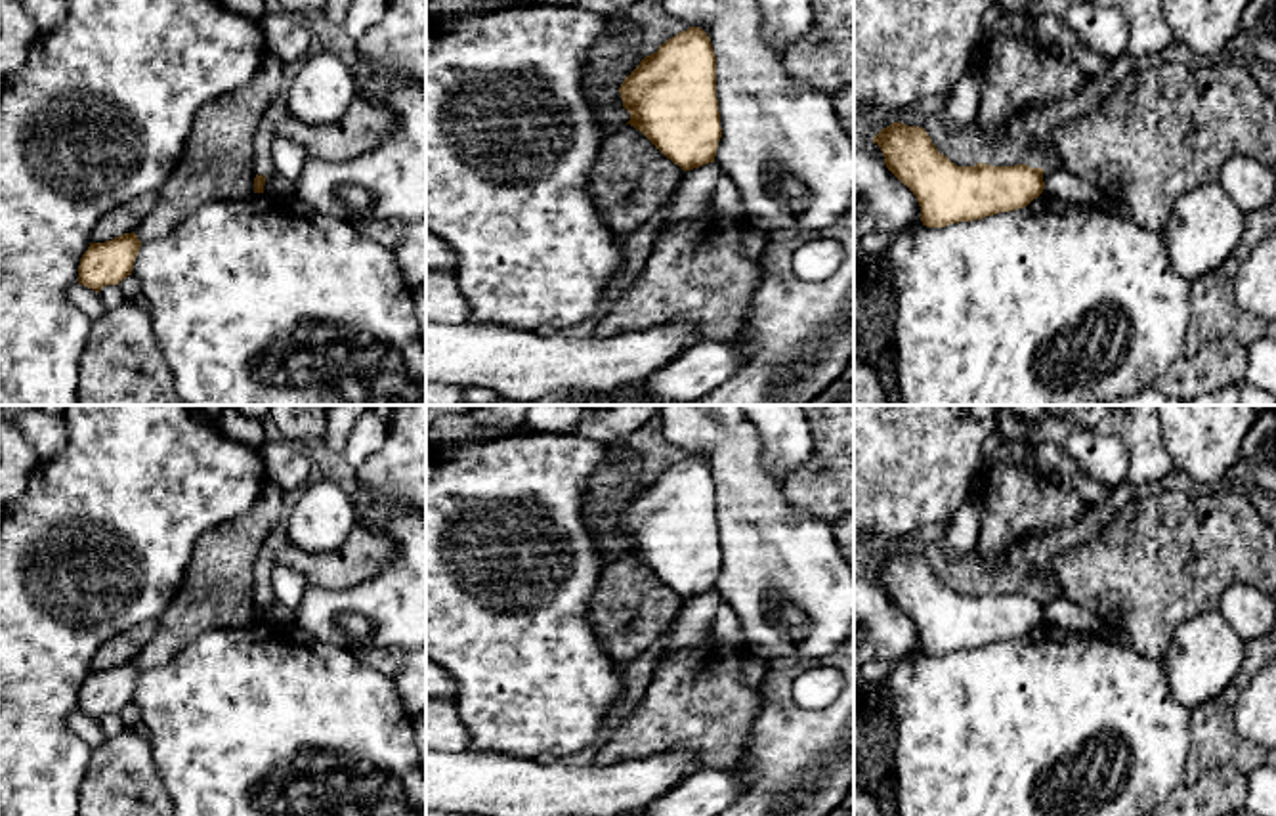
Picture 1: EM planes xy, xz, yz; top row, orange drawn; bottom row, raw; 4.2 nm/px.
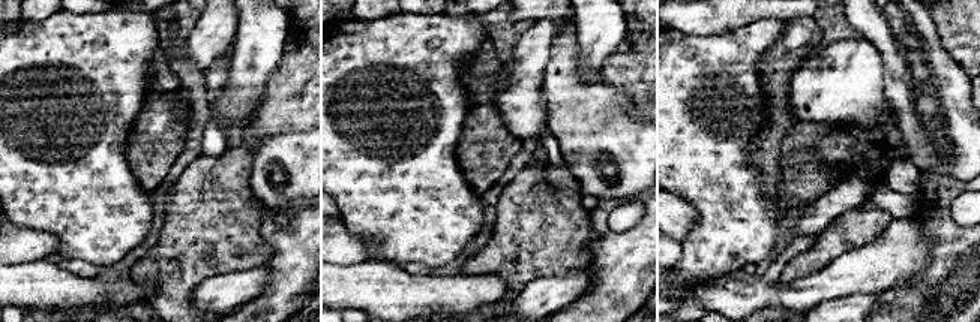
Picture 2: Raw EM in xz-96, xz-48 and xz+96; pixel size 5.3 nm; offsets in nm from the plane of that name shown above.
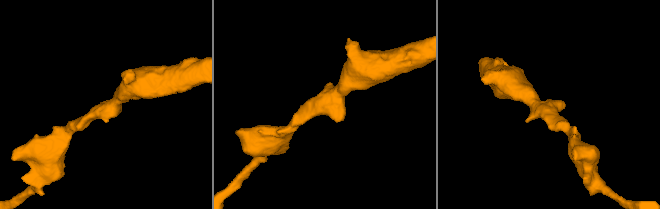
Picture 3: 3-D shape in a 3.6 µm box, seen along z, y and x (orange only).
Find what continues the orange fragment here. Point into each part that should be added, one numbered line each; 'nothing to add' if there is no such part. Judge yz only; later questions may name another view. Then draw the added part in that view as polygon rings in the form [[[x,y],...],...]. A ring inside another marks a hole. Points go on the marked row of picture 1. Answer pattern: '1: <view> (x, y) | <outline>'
nothing to add

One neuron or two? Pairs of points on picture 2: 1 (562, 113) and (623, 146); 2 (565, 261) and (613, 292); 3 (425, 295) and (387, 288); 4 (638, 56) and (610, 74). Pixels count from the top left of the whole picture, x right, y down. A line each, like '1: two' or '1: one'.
1: one
2: two
3: one
4: one

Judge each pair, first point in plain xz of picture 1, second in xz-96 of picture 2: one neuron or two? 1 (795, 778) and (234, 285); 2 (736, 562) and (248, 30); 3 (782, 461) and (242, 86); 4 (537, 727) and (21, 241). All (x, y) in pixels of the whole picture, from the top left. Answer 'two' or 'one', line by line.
1: two
2: two
3: one
4: two

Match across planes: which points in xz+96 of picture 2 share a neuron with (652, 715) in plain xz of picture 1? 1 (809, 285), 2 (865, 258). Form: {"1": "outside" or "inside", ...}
{"1": "outside", "2": "outside"}

